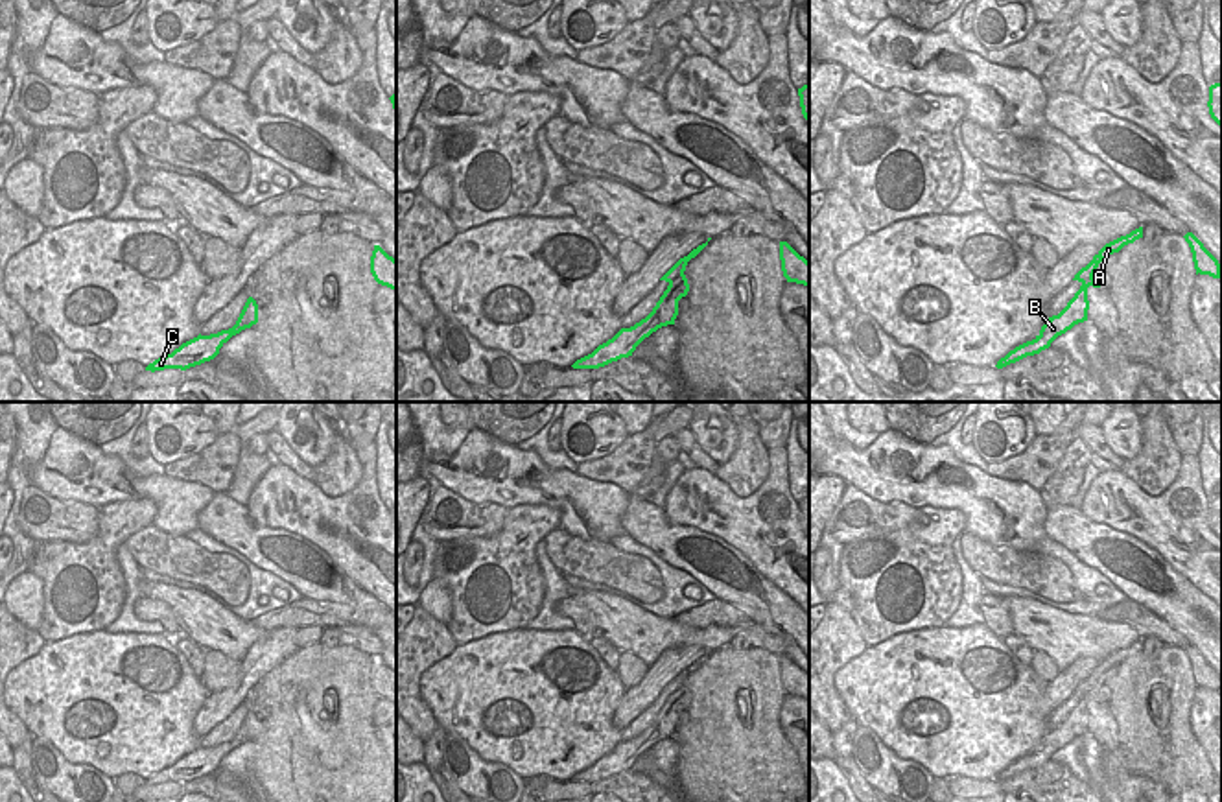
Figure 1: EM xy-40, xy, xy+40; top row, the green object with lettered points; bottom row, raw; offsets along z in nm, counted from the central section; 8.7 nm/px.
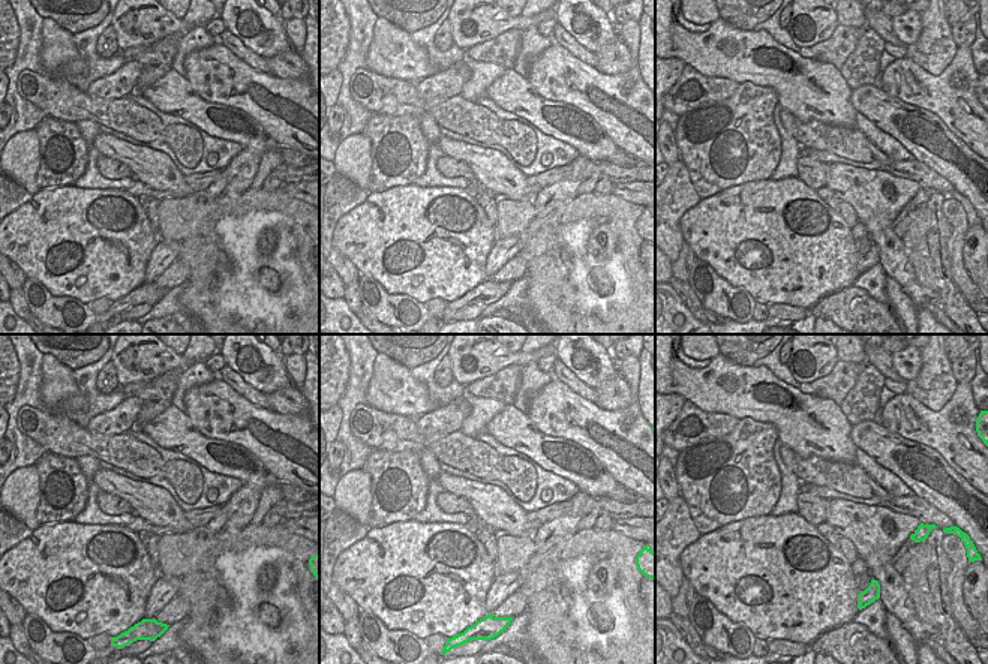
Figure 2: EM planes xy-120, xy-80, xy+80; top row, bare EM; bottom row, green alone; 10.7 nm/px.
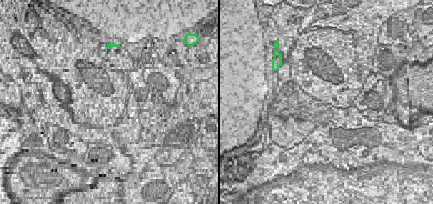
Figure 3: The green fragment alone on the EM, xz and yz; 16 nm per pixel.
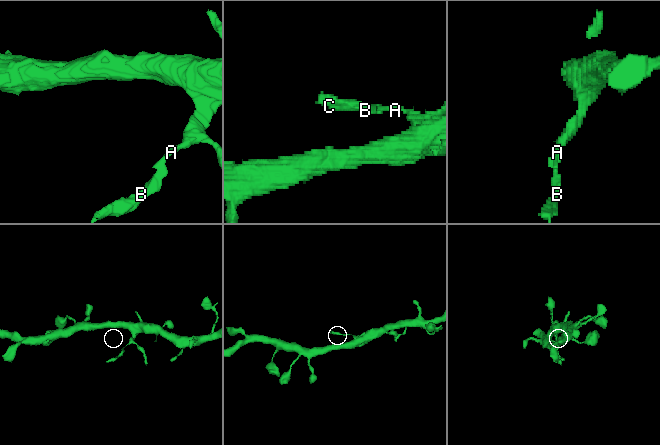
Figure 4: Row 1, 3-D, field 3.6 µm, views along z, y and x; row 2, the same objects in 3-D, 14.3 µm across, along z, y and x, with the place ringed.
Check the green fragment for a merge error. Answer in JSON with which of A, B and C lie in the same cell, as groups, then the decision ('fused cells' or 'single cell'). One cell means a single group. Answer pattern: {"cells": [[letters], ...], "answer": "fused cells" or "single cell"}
{"cells": [["A"], ["B", "C"]], "answer": "fused cells"}

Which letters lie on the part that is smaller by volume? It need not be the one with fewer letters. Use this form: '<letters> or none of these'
B, C

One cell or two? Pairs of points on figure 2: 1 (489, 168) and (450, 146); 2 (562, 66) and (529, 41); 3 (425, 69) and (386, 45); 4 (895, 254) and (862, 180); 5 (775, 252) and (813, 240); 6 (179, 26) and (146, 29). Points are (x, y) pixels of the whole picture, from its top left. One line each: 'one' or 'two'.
1: one
2: two
3: one
4: one
5: one
6: one

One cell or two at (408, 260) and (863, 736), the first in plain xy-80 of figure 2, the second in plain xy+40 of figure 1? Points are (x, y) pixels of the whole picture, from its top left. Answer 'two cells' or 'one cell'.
two cells

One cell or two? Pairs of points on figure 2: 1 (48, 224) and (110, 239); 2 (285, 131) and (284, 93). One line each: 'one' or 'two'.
1: one
2: one

